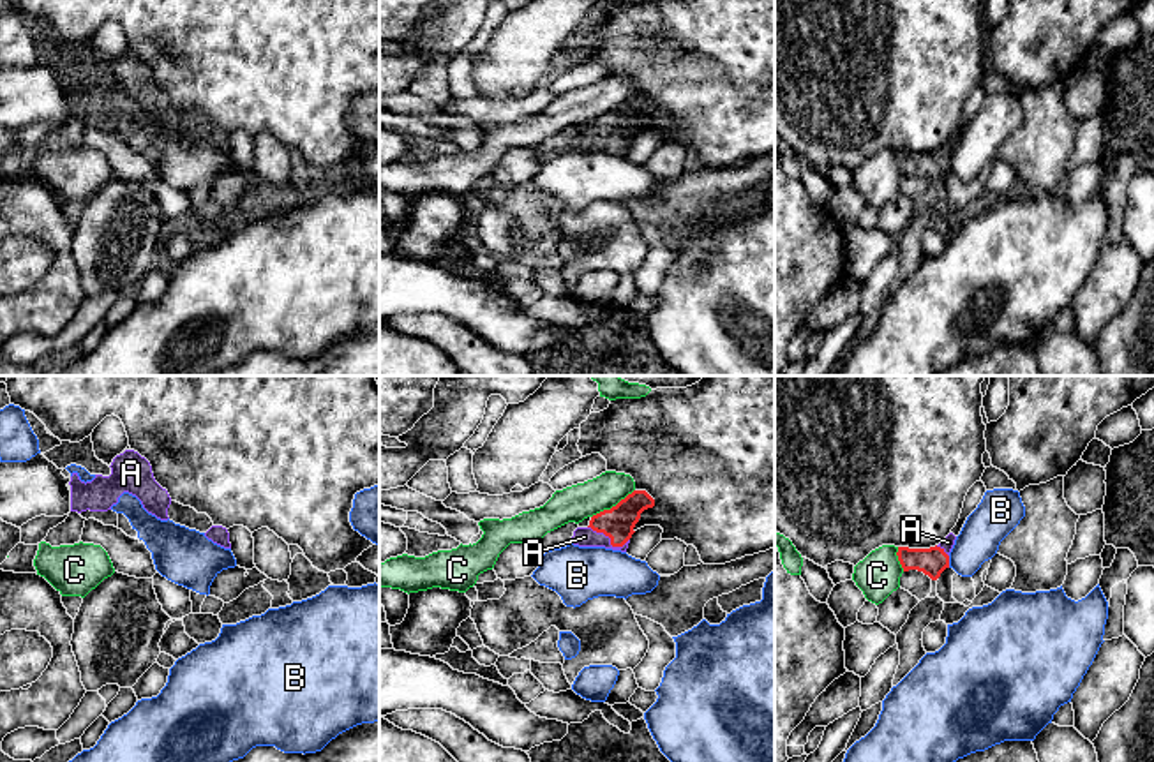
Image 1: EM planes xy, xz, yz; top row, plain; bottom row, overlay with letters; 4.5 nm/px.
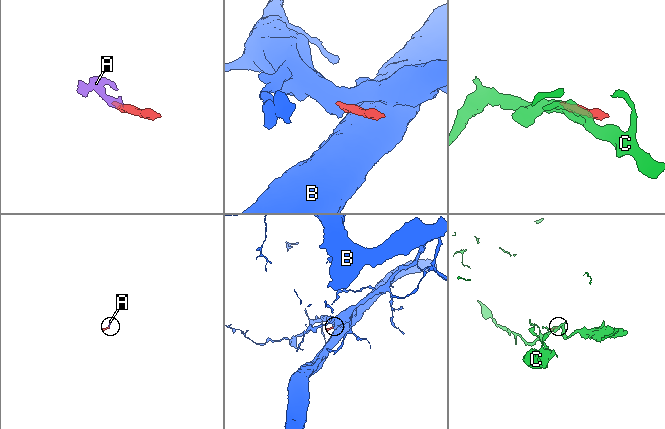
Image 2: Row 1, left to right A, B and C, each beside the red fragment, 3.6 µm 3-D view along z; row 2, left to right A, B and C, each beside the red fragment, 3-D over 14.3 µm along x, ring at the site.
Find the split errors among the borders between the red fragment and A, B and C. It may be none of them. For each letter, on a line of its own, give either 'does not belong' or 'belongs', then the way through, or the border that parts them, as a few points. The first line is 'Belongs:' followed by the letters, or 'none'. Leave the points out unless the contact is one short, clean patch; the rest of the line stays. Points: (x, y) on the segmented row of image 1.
Belongs: A
A: belongs; way xz (618, 522), (611, 530), (611, 540), (584, 537)
B: does not belong; border yz (948, 556), (950, 567)
C: does not belong

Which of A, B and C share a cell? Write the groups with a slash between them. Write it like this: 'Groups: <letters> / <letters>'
Groups: A / B / C

